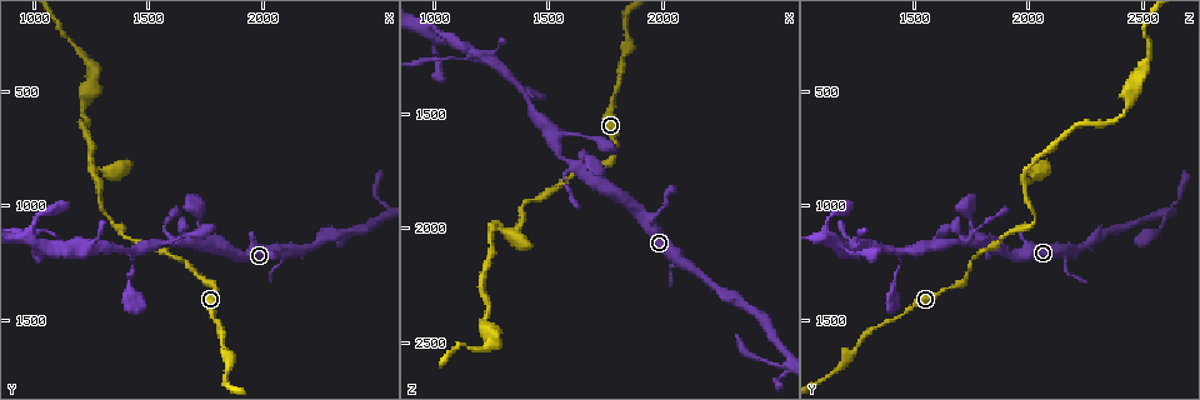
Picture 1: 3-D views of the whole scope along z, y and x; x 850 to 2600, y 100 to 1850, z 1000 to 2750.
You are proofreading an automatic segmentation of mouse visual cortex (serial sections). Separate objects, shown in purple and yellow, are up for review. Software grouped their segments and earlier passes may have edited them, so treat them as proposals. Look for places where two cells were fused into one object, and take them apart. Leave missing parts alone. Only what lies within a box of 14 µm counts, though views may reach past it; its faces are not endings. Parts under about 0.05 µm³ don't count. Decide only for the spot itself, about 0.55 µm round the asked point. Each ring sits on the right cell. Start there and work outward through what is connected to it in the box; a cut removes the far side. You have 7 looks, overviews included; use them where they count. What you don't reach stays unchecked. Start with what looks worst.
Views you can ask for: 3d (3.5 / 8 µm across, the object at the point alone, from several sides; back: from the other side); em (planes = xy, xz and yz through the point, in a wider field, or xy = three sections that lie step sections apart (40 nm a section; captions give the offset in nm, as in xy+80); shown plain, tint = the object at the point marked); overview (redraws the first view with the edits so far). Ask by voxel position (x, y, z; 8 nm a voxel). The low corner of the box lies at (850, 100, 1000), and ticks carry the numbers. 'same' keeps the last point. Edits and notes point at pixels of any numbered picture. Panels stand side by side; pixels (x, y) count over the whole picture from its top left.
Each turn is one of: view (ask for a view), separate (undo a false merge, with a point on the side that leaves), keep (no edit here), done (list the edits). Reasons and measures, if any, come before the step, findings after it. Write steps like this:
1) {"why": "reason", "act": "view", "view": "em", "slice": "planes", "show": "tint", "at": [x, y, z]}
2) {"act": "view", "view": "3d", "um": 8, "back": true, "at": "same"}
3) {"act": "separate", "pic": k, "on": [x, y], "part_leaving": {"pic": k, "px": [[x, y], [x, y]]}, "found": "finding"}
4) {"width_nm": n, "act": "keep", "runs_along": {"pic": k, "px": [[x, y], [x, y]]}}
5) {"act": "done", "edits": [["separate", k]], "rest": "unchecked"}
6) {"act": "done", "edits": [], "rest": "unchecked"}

{"why": "four arms meet", "act": "view", "view": "3d", "um": 3.5, "at": [2520, 1050, 2590]}

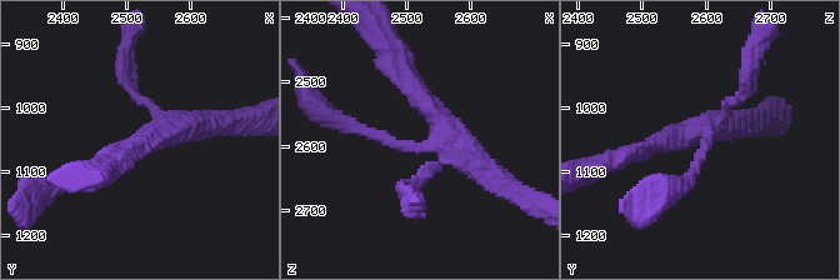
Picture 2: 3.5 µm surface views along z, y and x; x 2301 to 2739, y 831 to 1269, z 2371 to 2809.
{"arms": 4, "arm_widths_nm": [150, 150, 250, 350], "why": "now the EM", "act": "view", "view": "em", "slice": "planes", "show": "plain", "at": [2520, 1045, 2600]}

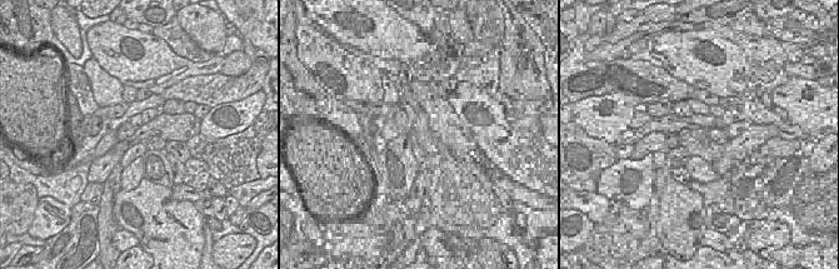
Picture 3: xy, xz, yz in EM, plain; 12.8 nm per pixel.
{"act": "view", "view": "em", "slice": "planes", "show": "tint", "at": "same"}

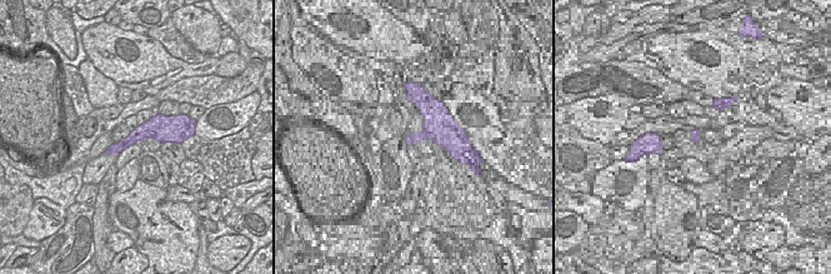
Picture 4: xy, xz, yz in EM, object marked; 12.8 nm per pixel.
{"act": "keep", "runs_along": {"pic": 4, "px": [[174, 134], [141, 131], [110, 150]]}, "found": "continuous, no second cell"}

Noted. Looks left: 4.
{"why": "abrupt turn", "act": "view", "view": "3d", "um": 3.5, "at": [1350, 1060, 2030]}

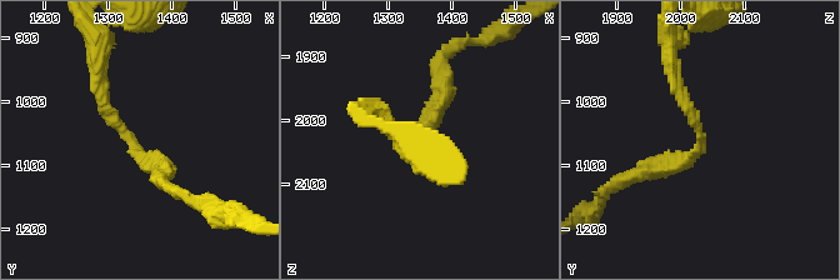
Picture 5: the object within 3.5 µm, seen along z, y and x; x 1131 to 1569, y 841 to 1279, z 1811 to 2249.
{"why": "now the EM", "act": "view", "view": "em", "slice": "planes", "show": "tint", "at": [1340, 1060, 2035]}

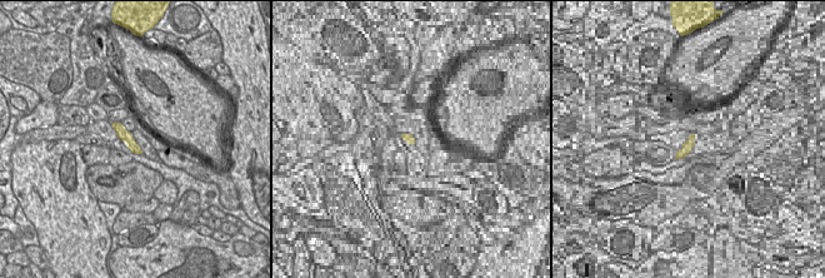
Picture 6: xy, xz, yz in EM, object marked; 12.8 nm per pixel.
{"why": "another direction", "act": "view", "view": "em", "slice": "xy", "step": 2, "show": "tint", "at": "same"}

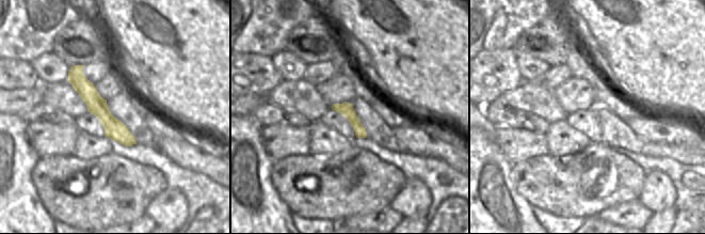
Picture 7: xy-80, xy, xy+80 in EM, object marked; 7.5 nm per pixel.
{"arm_widths_nm": [200, 200], "act": "keep", "runs_along": {"pic": 5, "px": [[163, 173], [105, 110], [98, 76]]}, "found": "all the same cell"}

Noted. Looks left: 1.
{"act": "done", "edits": [], "rest": "unchecked"}

